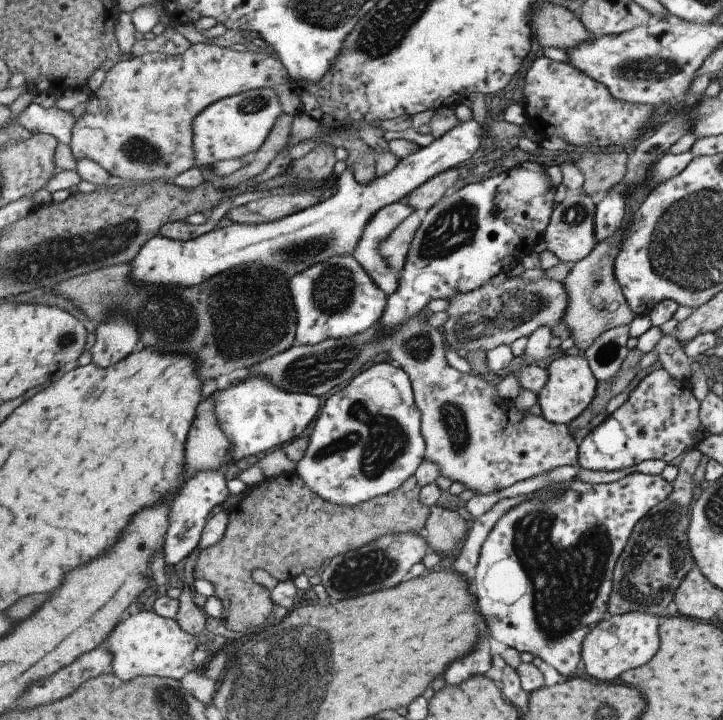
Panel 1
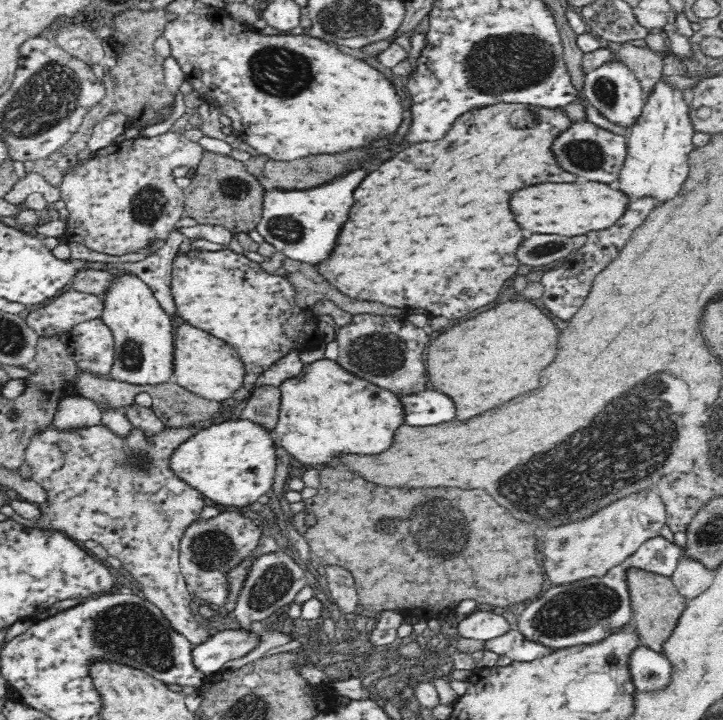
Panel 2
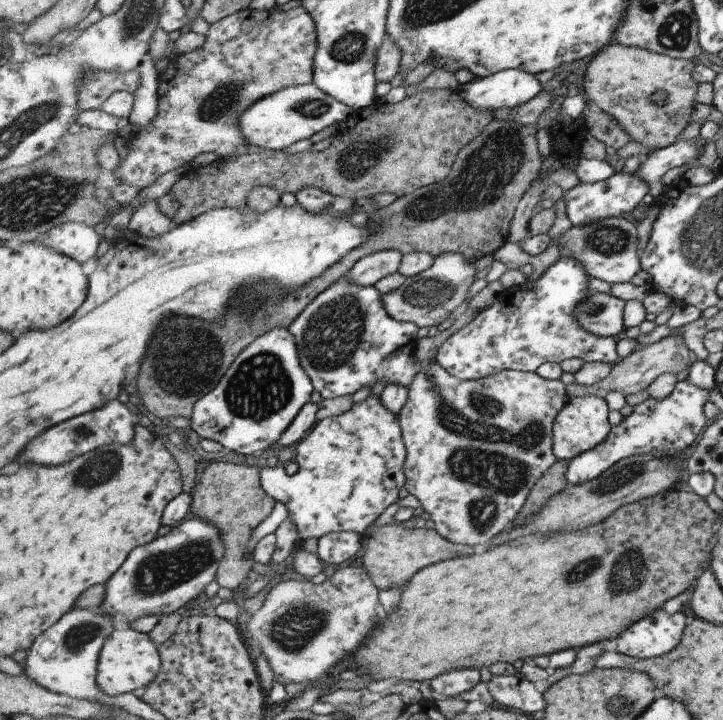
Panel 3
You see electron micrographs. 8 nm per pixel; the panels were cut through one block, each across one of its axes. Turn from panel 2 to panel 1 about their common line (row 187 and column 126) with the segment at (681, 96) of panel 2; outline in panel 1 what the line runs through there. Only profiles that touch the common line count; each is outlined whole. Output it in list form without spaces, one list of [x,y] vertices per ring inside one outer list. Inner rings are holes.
[[[137,609],[122,618],[121,624],[103,642],[113,654],[113,672],[123,680],[138,677],[164,677],[183,680],[195,670],[193,654],[197,652],[197,636],[188,634],[175,619],[164,618],[155,612]]]

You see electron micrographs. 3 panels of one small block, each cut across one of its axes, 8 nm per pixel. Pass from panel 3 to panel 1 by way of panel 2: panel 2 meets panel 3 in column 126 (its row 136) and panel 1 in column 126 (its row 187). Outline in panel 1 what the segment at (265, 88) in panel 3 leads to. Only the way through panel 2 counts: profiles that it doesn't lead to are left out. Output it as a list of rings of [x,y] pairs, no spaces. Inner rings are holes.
[[[211,43],[206,44],[193,44],[184,54],[169,54],[169,52],[157,52],[148,53],[139,57],[133,57],[125,59],[119,62],[106,73],[106,78],[99,90],[95,94],[91,94],[89,100],[87,100],[88,106],[86,113],[77,120],[74,130],[73,139],[70,146],[75,158],[88,157],[93,162],[101,166],[105,171],[114,176],[121,178],[130,178],[135,182],[141,183],[145,181],[161,181],[166,180],[170,182],[172,178],[191,170],[196,166],[197,154],[194,146],[195,132],[194,123],[195,120],[208,108],[214,105],[215,102],[233,97],[242,93],[247,93],[251,90],[263,89],[264,87],[278,87],[280,84],[291,82],[290,76],[283,65],[281,59],[275,58],[275,56],[267,56],[262,52],[259,54],[253,54],[253,52],[235,52],[229,48],[221,48],[221,46],[214,46]]]

